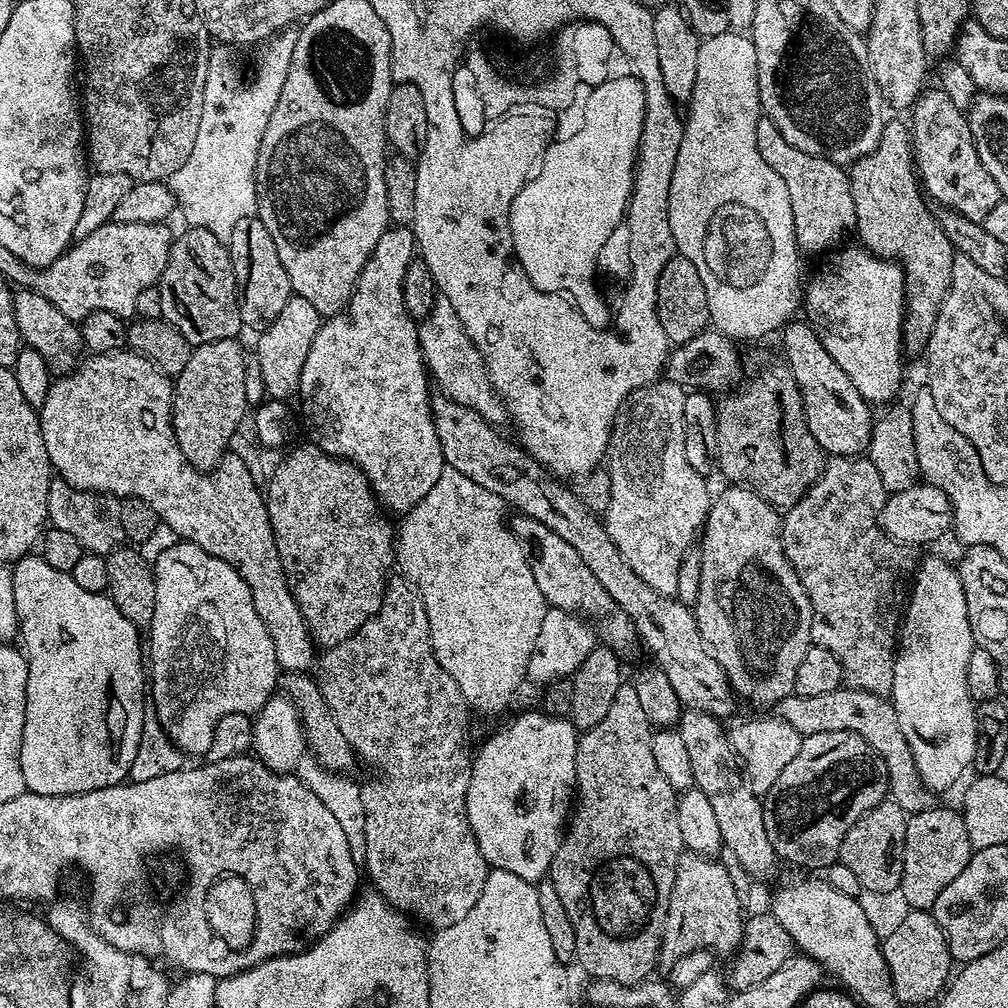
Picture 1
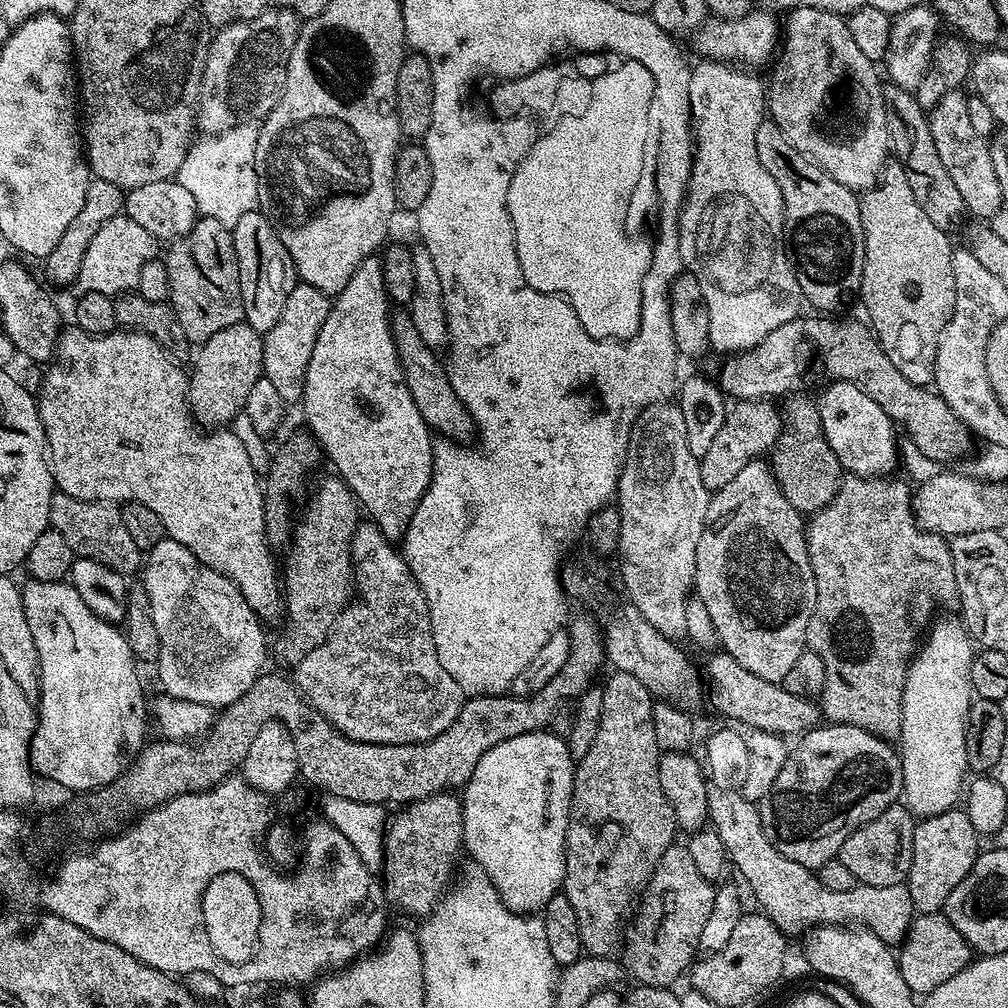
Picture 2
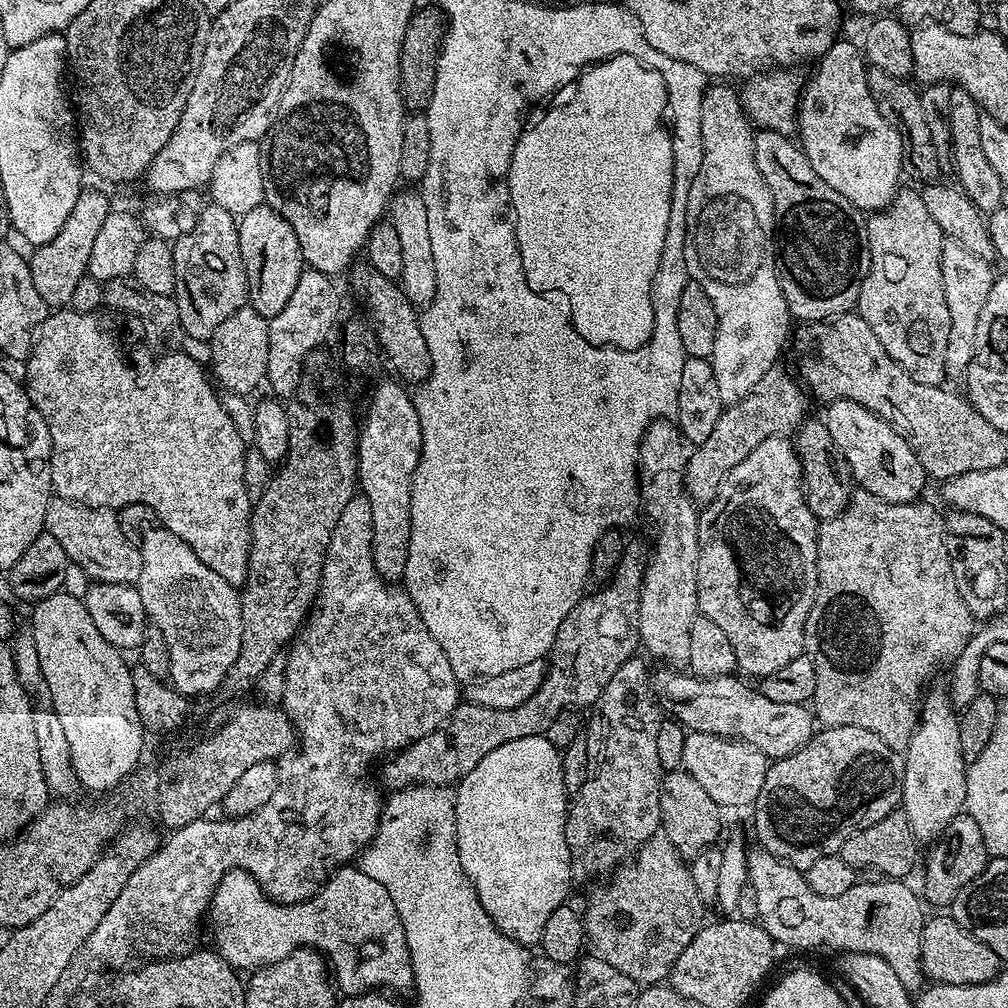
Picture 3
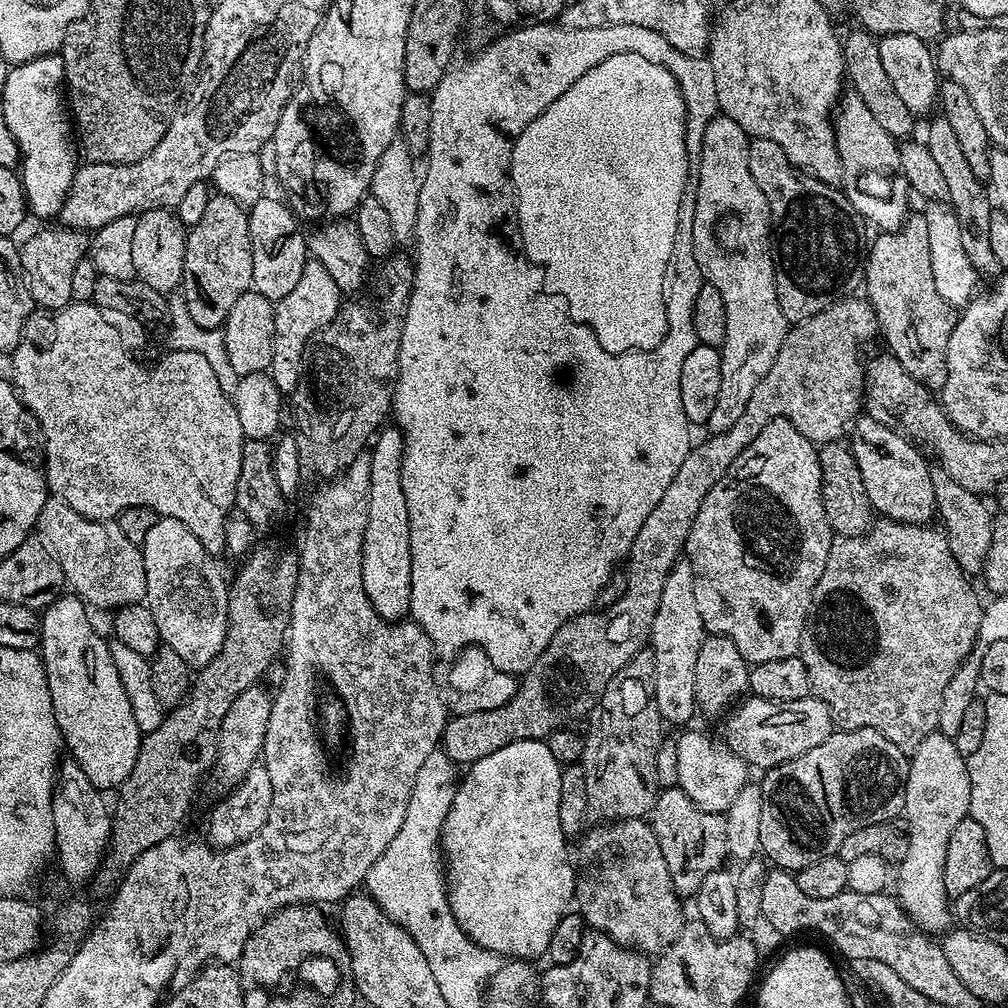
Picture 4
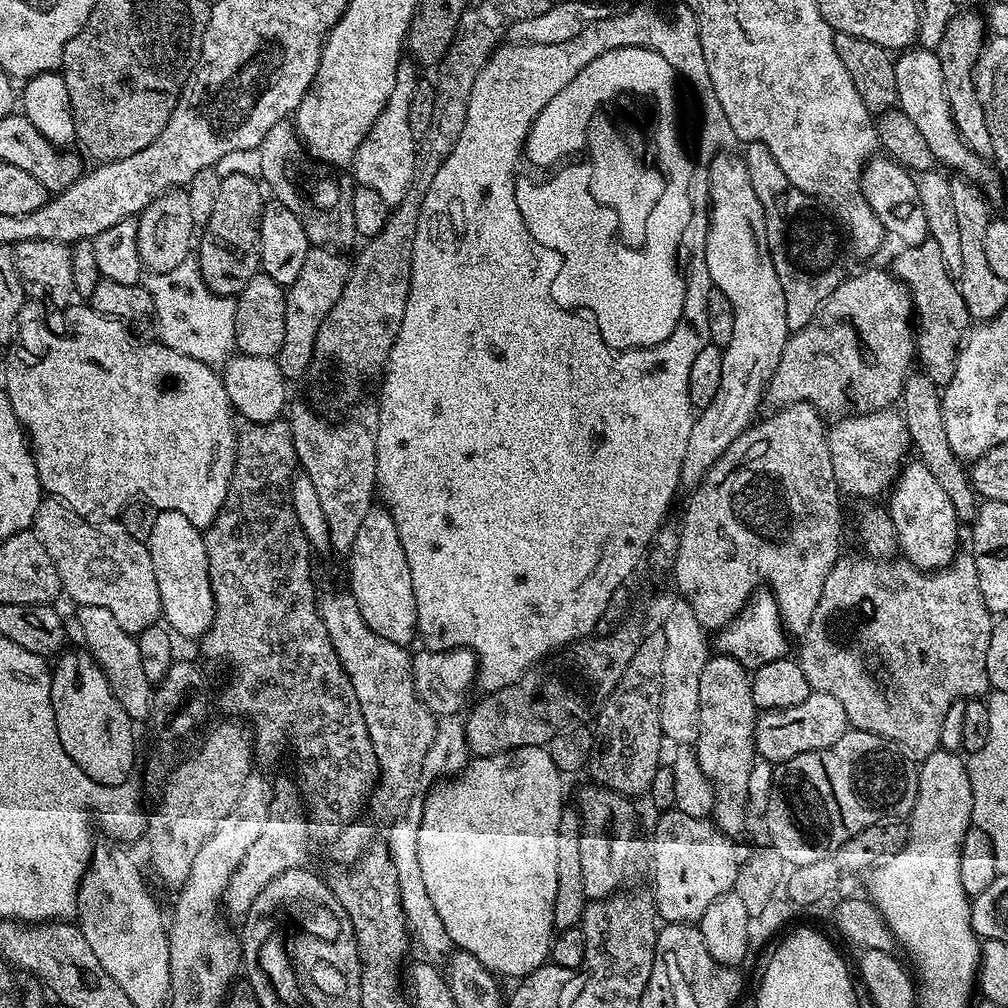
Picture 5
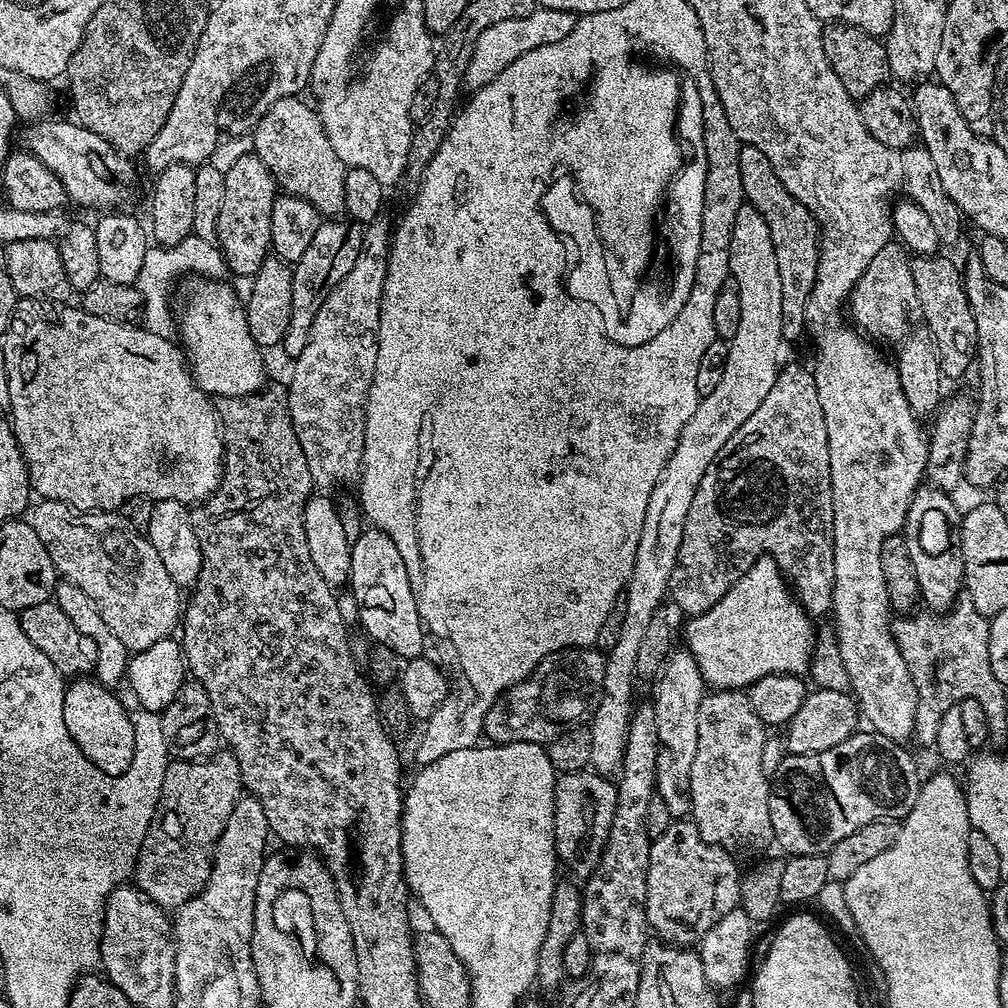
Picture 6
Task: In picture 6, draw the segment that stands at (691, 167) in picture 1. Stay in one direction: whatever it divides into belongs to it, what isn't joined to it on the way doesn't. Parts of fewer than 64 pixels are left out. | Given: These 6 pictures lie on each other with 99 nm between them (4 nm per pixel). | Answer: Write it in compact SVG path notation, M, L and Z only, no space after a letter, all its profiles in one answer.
M741 206L734 218L734 226L730 234L730 254L728 255L728 270L731 279L738 290L738 298L742 302L742 318L738 321L738 330L728 340L728 357L726 370L722 374L722 382L710 393L702 397L698 410L686 422L678 442L666 466L660 472L654 490L650 492L650 506L646 506L646 522L642 522L642 538L638 538L638 554L634 554L634 570L628 579L628 587L624 589L626 596L626 614L623 615L622 630L619 631L618 642L606 653L604 673L602 674L602 690L604 696L598 702L598 710L592 715L592 762L591 767L601 776L611 777L619 773L620 763L626 750L626 734L630 726L630 718L634 707L632 690L638 677L636 663L638 650L642 646L642 637L648 629L654 610L665 603L670 586L670 574L674 574L674 566L678 562L678 550L682 546L682 530L686 530L686 514L690 514L690 502L694 502L694 494L698 490L698 482L702 482L702 474L714 462L714 458L730 442L733 434L762 406L762 398L770 394L770 386L774 386L776 376L780 373L780 344L785 343L782 334L782 282L778 278L778 258L774 258L774 242L770 242L770 226L766 226L766 218L758 214L750 206Z

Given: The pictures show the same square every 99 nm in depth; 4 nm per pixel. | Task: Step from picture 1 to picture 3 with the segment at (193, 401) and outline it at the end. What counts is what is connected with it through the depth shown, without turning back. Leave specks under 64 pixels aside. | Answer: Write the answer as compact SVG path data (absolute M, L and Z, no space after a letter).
M250 306L240 308L212 336L212 361L210 372L215 383L224 392L251 394L259 384L266 380L266 362L270 350L270 334L268 320L262 314L255 312Z

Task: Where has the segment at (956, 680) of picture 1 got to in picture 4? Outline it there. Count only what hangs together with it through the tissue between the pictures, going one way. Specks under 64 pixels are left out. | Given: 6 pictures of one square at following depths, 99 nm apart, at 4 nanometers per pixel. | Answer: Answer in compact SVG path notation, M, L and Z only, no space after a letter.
M939 730L931 732L911 753L908 761L902 815L908 821L910 850L906 850L906 858L899 861L900 873L894 876L896 899L908 912L910 919L929 934L943 933L949 927L950 897L944 885L946 842L950 842L954 826L958 826L958 822L969 815L969 806L970 774L967 759L958 754L955 739L944 736Z

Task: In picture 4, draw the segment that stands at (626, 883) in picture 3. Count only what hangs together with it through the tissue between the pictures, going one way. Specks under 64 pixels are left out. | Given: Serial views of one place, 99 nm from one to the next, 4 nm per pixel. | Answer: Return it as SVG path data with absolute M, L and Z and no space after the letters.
M644 818L613 820L599 826L601 828L592 828L585 834L584 845L580 848L580 860L578 856L574 904L580 917L591 931L606 934L621 948L631 948L645 954L664 952L684 929L686 915L680 905L683 904L681 897L676 895L666 858L662 858L660 839L654 834L651 823Z

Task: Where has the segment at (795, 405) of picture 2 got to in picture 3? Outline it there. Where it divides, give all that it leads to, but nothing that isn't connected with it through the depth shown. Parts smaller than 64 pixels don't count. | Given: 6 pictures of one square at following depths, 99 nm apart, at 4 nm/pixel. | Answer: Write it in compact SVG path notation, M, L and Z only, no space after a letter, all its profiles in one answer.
M805 419L801 423L795 433L794 443L800 453L800 465L804 471L804 501L810 506L817 521L823 522L846 510L854 491L854 481L850 466L838 450L834 438L830 438L830 430L826 430L823 419L812 419Z

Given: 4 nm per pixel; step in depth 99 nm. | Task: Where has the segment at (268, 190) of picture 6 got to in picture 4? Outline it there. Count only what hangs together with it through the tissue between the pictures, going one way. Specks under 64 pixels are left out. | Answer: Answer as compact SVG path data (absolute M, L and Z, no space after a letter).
M209 195L206 214L188 228L182 304L199 327L219 329L230 306L252 288L254 258L250 250L250 222L245 205L232 197Z

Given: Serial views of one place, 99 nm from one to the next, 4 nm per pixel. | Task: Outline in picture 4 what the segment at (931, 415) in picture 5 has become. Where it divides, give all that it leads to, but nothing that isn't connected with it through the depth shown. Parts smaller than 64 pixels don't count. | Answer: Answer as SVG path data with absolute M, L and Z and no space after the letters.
M930 467L930 482L934 482L938 520L941 520L939 523L942 525L944 537L948 539L958 566L962 566L962 570L969 574L983 573L992 541L994 512L980 501L983 499L977 493L966 490L966 486L958 486L958 482L954 482L954 478L950 478L944 468Z

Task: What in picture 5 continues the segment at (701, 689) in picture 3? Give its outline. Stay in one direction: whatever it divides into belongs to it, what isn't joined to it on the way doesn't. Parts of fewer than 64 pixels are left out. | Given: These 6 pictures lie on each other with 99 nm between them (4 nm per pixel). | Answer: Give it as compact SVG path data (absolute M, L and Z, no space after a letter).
M813 692L806 702L798 702L798 706L790 706L782 710L761 711L756 718L754 742L759 759L768 760L773 766L784 764L790 758L798 758L803 752L822 750L826 746L834 746L842 734L850 731L846 718L846 710L842 710L838 698L825 692Z

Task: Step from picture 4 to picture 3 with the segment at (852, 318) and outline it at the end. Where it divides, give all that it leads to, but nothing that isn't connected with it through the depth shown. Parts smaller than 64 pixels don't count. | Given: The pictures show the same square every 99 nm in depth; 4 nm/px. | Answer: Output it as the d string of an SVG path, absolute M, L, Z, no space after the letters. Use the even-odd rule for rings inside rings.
M783 367L771 368L765 376L737 404L725 407L718 418L710 438L691 449L688 465L684 471L684 490L692 497L693 504L707 506L714 502L728 475L755 450L766 438L792 434L799 429L802 421L809 415L810 396L795 375L783 372ZM629 543L625 547L621 556L621 562L613 573L611 579L603 585L601 592L589 591L566 614L562 626L558 626L556 641L552 644L552 650L547 657L547 667L544 669L542 686L522 706L514 706L514 710L490 710L490 706L478 706L461 702L456 705L456 709L445 718L443 724L439 724L428 736L418 738L407 748L401 748L395 754L389 755L383 761L384 780L389 784L389 789L399 790L409 786L452 786L490 750L498 750L498 746L506 746L506 742L518 742L518 738L530 738L531 736L543 736L548 731L550 722L558 718L558 714L573 710L585 710L597 703L606 690L606 682L618 674L618 666L622 666L626 661L633 659L637 655L636 648L641 647L640 631L638 630L638 618L640 617L640 591L644 585L644 565L646 563L646 548L640 544Z

